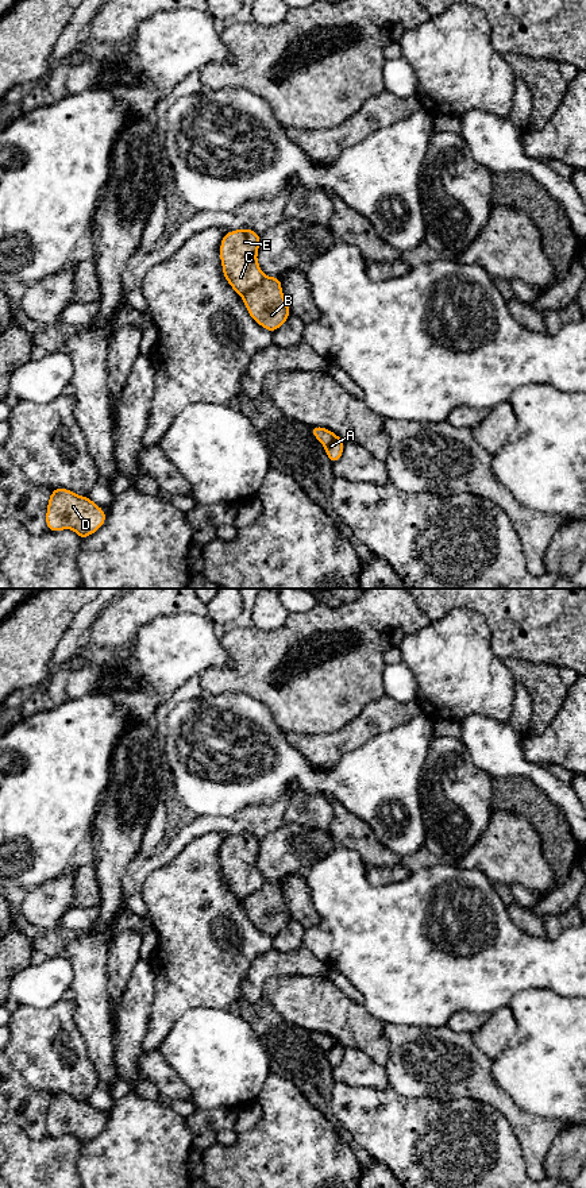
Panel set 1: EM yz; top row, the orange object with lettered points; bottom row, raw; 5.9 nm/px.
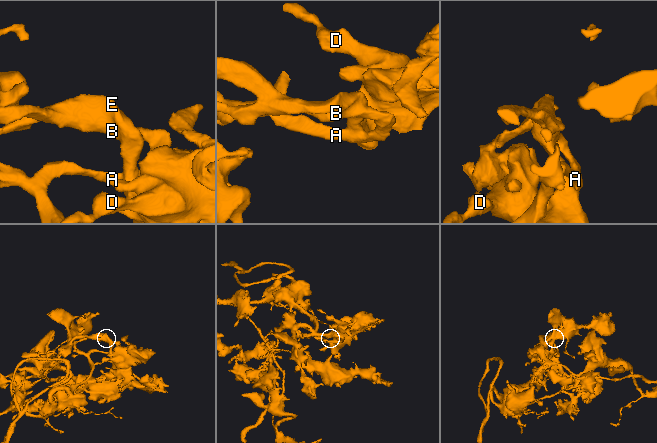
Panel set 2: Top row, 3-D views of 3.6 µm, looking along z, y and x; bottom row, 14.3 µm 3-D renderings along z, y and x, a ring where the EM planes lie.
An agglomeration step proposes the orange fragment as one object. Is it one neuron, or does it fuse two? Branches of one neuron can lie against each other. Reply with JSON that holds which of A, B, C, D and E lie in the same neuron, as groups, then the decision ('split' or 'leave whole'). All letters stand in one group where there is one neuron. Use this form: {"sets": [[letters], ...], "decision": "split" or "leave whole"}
{"sets": [["A", "B", "C", "D", "E"]], "decision": "leave whole"}

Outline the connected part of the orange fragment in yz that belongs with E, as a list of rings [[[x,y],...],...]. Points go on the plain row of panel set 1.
[[[250,833],[227,837],[220,848],[223,879],[243,903],[250,922],[275,937],[292,918],[282,899],[279,882],[267,882],[257,865],[261,840]]]

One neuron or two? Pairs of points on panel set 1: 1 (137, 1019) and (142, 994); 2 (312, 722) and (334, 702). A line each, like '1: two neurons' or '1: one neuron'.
1: one neuron
2: one neuron

